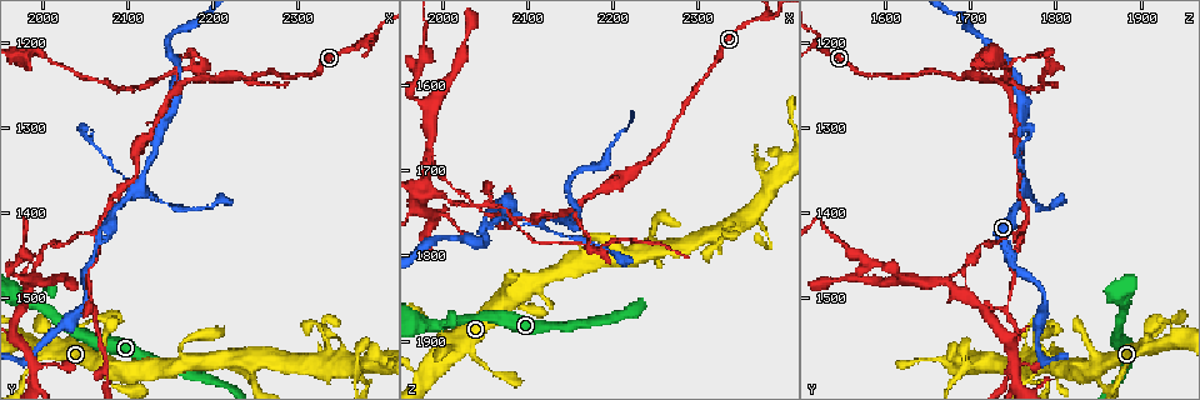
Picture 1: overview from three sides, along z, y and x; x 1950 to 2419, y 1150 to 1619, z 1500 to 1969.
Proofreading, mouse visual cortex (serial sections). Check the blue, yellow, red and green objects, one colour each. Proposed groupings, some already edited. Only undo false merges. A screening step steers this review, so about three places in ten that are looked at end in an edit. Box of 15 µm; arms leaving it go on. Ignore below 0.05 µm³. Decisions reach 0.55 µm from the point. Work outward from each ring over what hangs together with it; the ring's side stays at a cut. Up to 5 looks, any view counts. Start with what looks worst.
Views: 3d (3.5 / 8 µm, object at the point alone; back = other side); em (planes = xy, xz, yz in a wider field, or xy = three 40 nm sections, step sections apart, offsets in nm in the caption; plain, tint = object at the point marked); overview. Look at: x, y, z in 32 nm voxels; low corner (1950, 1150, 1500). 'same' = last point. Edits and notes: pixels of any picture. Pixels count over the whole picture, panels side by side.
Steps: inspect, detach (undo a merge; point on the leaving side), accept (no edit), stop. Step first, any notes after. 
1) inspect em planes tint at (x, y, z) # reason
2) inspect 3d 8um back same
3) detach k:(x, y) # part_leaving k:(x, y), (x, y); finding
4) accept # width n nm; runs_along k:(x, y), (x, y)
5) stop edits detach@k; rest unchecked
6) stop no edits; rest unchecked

inspect 3d 3.5um at (2155, 1250, 1740) # a fork

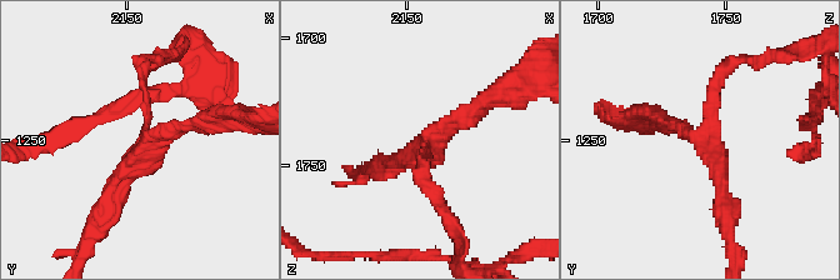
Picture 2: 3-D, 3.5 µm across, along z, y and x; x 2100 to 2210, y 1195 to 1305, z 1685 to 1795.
inspect em xy step 3 tint at (2159, 1250, 1740)

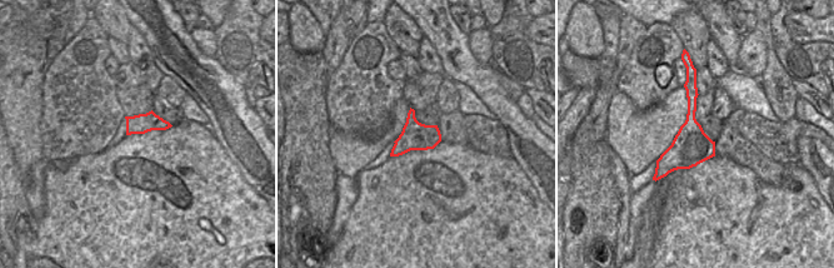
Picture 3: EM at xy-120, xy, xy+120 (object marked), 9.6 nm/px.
accept # arm_widths 150, 200, 200 nm; one cell here

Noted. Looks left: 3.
inspect 3d 3.5um at (2060, 1420, 1765)

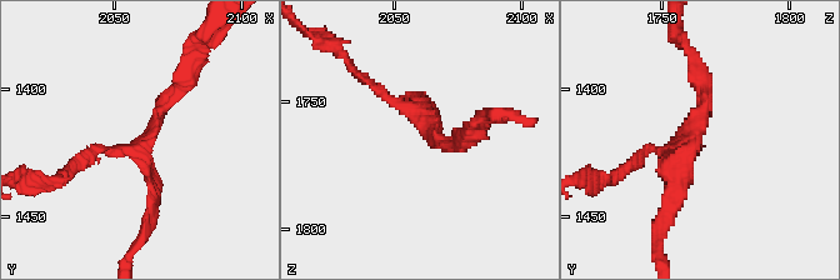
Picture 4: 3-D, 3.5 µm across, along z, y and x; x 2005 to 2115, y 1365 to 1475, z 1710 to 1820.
inspect em planes tint at (2063, 1420, 1762) # now the EM

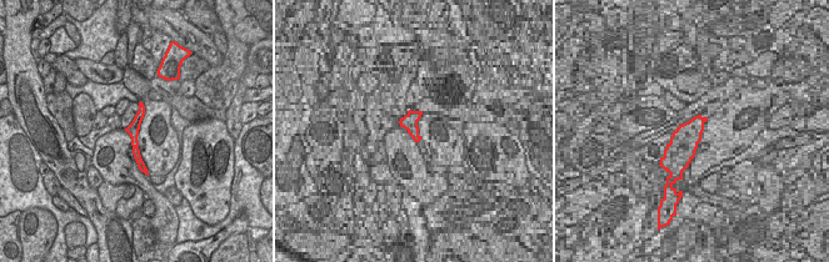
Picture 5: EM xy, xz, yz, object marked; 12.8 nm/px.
inspect em xy step 5 tint same # cut it another way

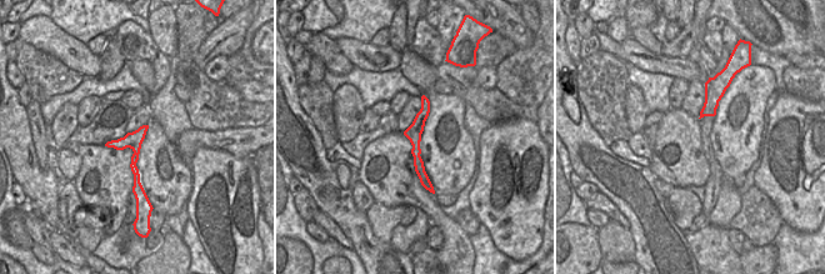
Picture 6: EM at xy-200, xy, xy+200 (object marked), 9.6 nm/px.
accept # runs_along 6:(424, 100), (416, 158), (429, 187); continuous, no second cell

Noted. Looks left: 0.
stop no edits; rest unchecked

